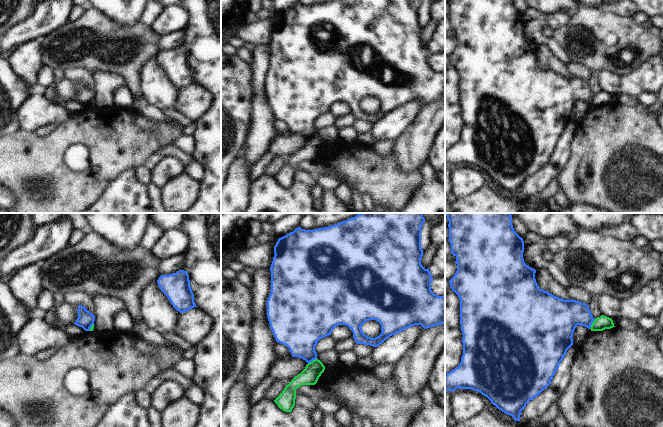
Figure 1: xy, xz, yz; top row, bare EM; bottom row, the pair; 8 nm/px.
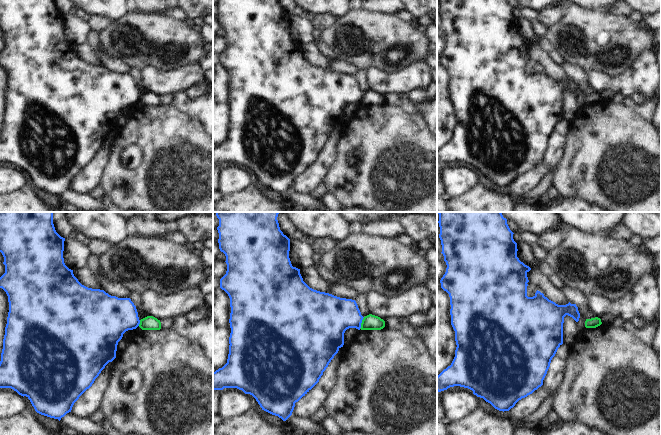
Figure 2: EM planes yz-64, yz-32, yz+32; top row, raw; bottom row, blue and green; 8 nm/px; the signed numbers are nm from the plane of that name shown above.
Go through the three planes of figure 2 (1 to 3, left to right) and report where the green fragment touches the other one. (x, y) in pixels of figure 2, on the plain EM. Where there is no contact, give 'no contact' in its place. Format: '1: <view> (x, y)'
1: yz-64 (139, 99)
2: yz-32 (361, 98)
3: no contact

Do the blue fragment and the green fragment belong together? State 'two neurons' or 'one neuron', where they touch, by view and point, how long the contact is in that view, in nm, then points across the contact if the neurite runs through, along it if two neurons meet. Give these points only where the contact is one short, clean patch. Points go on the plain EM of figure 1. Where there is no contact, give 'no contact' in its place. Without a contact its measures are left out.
two neurons | yz (591, 100) | 90 nm | along yz (595, 95), (589, 104)

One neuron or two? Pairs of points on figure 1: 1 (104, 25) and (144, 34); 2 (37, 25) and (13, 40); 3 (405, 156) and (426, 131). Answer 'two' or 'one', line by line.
1: one
2: one
3: one

